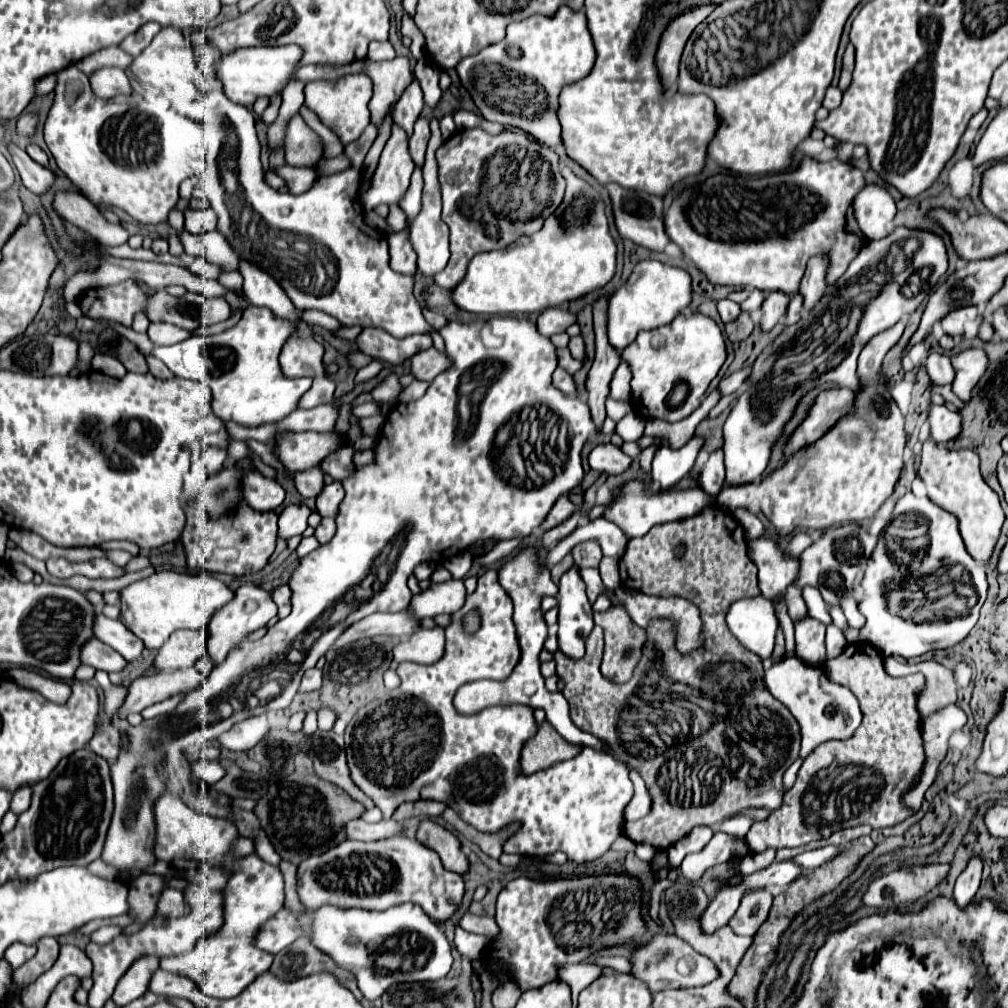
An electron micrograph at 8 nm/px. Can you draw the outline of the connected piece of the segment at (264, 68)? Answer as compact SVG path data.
M296 44L290 46L254 46L254 48L240 48L228 56L222 56L220 64L220 78L224 84L224 92L236 104L254 104L256 98L264 96L272 100L292 80L296 68L300 66L304 50Z

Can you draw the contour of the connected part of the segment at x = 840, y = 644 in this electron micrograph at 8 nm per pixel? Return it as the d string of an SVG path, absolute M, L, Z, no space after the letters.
M834 623L826 627L825 646L827 659L839 656L847 646L843 634Z

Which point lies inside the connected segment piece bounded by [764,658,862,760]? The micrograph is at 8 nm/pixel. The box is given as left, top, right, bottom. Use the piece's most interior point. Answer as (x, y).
(825, 710)

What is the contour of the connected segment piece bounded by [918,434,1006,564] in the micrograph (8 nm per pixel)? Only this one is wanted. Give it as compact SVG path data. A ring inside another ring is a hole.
M924 434L920 458L922 458L922 462L920 462L918 474L926 484L928 498L958 518L960 534L964 538L966 550L978 562L988 564L1006 518L1004 518L998 494L984 482L984 478L980 474L980 458L970 450L942 448L942 446L934 444L932 436L928 436L928 434Z

